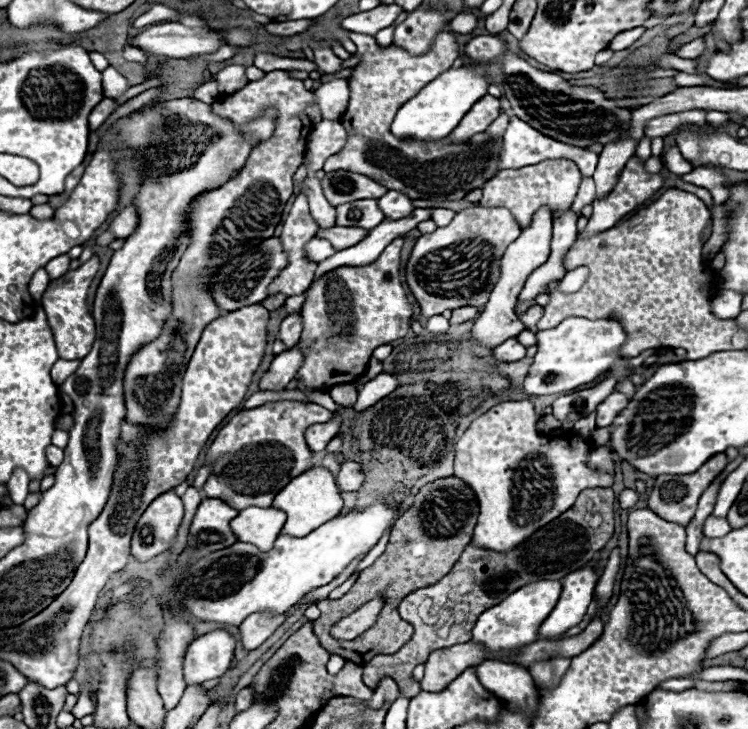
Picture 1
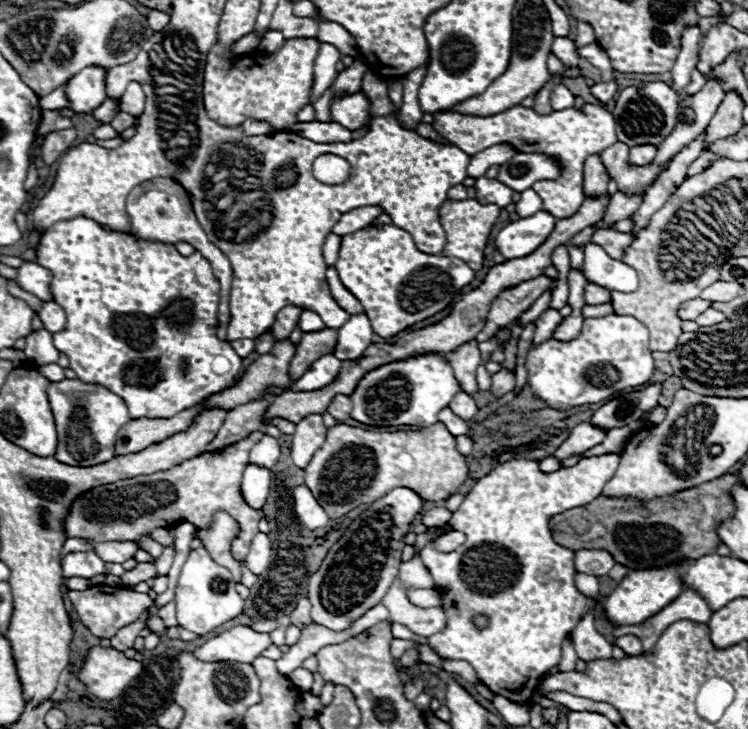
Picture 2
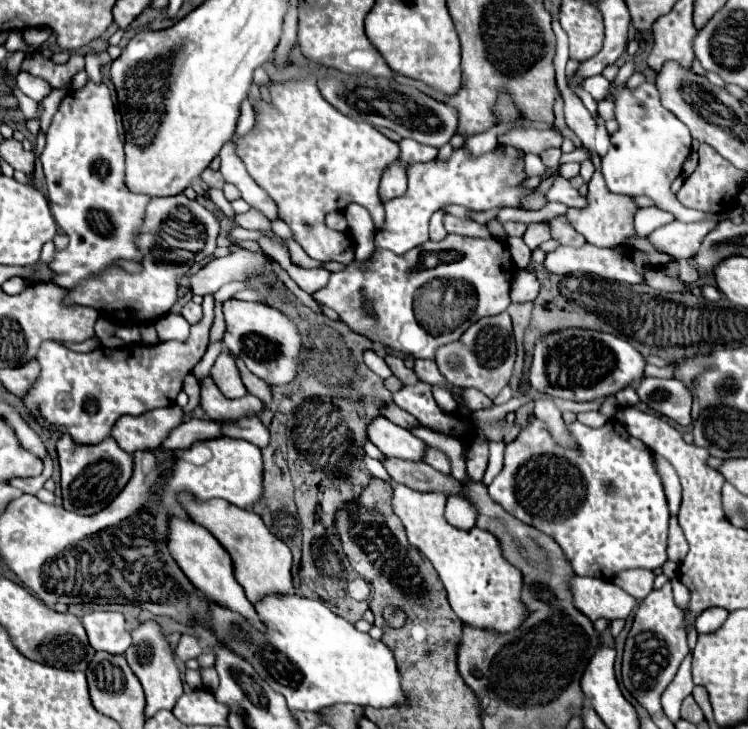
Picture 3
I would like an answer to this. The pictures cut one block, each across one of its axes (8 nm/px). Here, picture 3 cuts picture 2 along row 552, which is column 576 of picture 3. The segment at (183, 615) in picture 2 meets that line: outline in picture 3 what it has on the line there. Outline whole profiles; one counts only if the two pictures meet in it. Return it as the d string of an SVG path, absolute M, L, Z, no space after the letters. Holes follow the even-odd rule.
M560 176L552 184L552 188L546 192L546 200L548 202L562 202L568 208L586 208L586 198L580 196L580 192L576 188L572 188L566 178L560 178Z

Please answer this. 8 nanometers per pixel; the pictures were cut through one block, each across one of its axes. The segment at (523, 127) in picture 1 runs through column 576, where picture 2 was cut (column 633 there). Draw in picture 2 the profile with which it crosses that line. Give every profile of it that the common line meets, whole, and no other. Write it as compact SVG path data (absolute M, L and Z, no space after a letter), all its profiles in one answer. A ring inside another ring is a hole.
M646 144L646 146L632 146L630 148L630 162L636 166L650 164L654 160L654 156L656 156L656 146Z

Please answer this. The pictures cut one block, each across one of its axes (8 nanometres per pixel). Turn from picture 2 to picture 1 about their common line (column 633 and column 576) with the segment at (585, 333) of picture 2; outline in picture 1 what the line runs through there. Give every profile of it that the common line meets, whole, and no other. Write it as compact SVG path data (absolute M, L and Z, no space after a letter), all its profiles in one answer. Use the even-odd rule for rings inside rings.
M566 318L558 326L536 332L538 352L534 364L524 380L524 392L534 396L562 394L582 384L590 384L606 374L614 362L618 362L620 348L626 342L626 332L616 320L588 320L588 318Z

